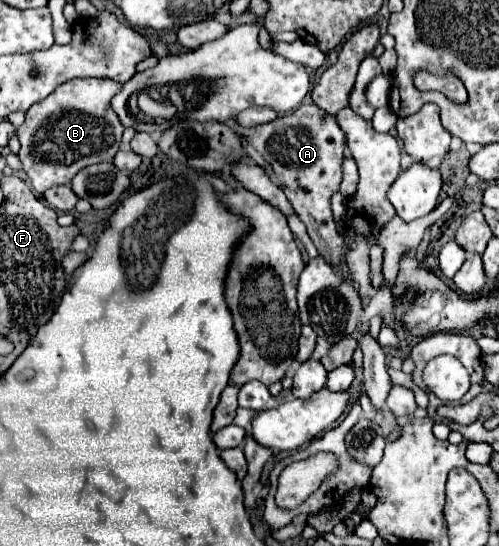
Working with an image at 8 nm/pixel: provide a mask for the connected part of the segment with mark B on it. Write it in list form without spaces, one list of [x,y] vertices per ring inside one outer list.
[[[73,78],[65,84],[61,84],[53,94],[49,94],[45,100],[37,102],[33,108],[27,110],[25,122],[17,130],[17,138],[21,142],[19,158],[23,162],[23,168],[33,184],[33,188],[43,194],[45,190],[53,186],[71,184],[73,176],[89,166],[99,162],[113,162],[115,152],[119,150],[121,136],[123,136],[123,124],[119,116],[111,108],[111,98],[121,90],[121,82],[109,80],[109,78]]]

